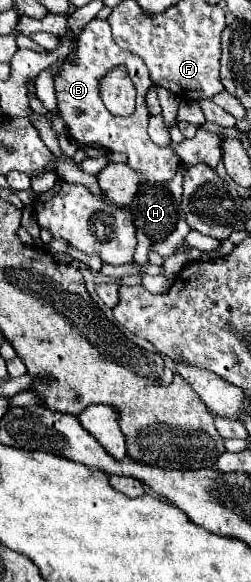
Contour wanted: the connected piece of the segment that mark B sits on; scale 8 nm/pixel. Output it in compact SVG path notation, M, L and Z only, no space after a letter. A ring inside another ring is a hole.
M93 19L91 23L85 25L85 29L81 31L79 39L79 51L77 51L77 61L75 65L71 63L63 63L61 75L55 77L55 91L57 91L57 101L59 101L59 113L67 125L69 135L83 145L99 145L105 147L107 151L115 151L115 153L123 153L127 155L129 165L139 171L147 181L151 183L165 183L169 179L173 179L177 167L179 167L179 157L175 155L175 151L171 147L159 147L155 145L149 135L147 135L147 121L149 121L149 111L145 107L145 95L149 91L149 87L153 85L149 79L149 71L143 63L143 59L133 57L129 53L125 53L123 49L119 49L113 43L113 35L111 35L111 27L105 19ZM123 65L135 85L137 91L137 105L135 111L127 117L119 117L109 113L109 109L105 109L101 95L99 95L99 83L101 79L115 67Z

